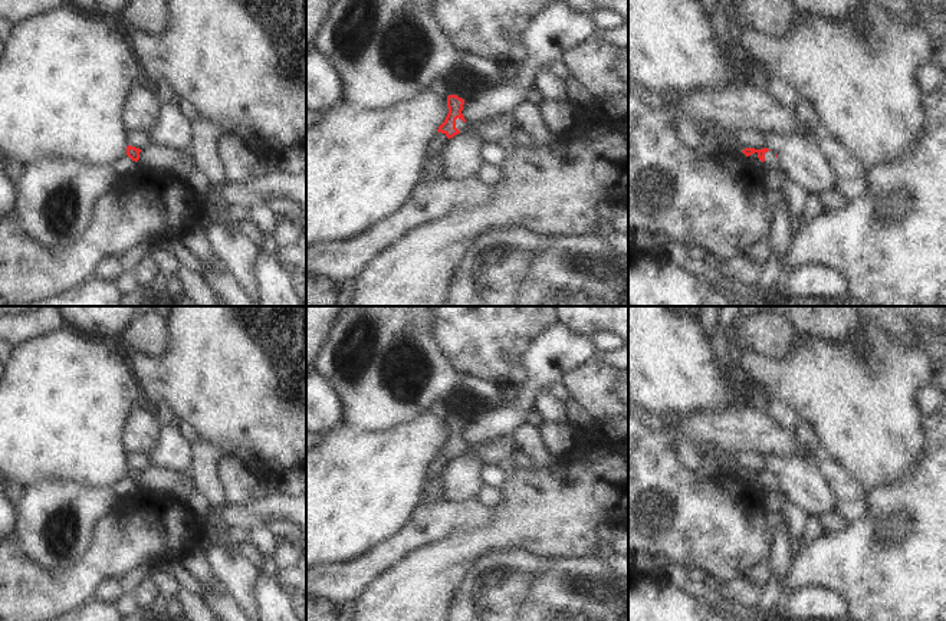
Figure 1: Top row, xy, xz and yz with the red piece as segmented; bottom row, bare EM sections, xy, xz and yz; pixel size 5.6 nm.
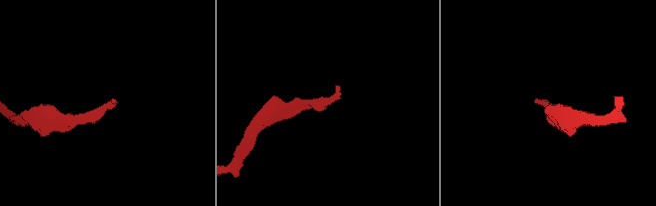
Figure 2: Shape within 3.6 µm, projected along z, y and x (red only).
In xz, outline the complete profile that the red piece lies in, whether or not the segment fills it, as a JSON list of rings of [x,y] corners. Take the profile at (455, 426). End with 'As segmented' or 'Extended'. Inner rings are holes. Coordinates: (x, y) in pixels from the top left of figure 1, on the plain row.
[[[457,417],[447,418],[449,436],[444,444],[438,448],[437,454],[444,456],[450,461],[470,448],[470,444],[467,444],[461,436],[463,427],[464,421],[459,420]]]. Extended

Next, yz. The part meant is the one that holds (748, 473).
[[[745,470],[742,473],[746,479],[752,477],[752,476],[758,476],[758,480],[765,486],[765,489],[768,492],[772,490],[779,490],[779,482],[778,477],[775,474],[772,474],[768,470],[762,470],[762,472],[755,472],[755,470]]]. Extended

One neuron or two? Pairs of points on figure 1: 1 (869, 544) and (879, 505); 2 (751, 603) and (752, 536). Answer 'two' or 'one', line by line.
1: one
2: two

